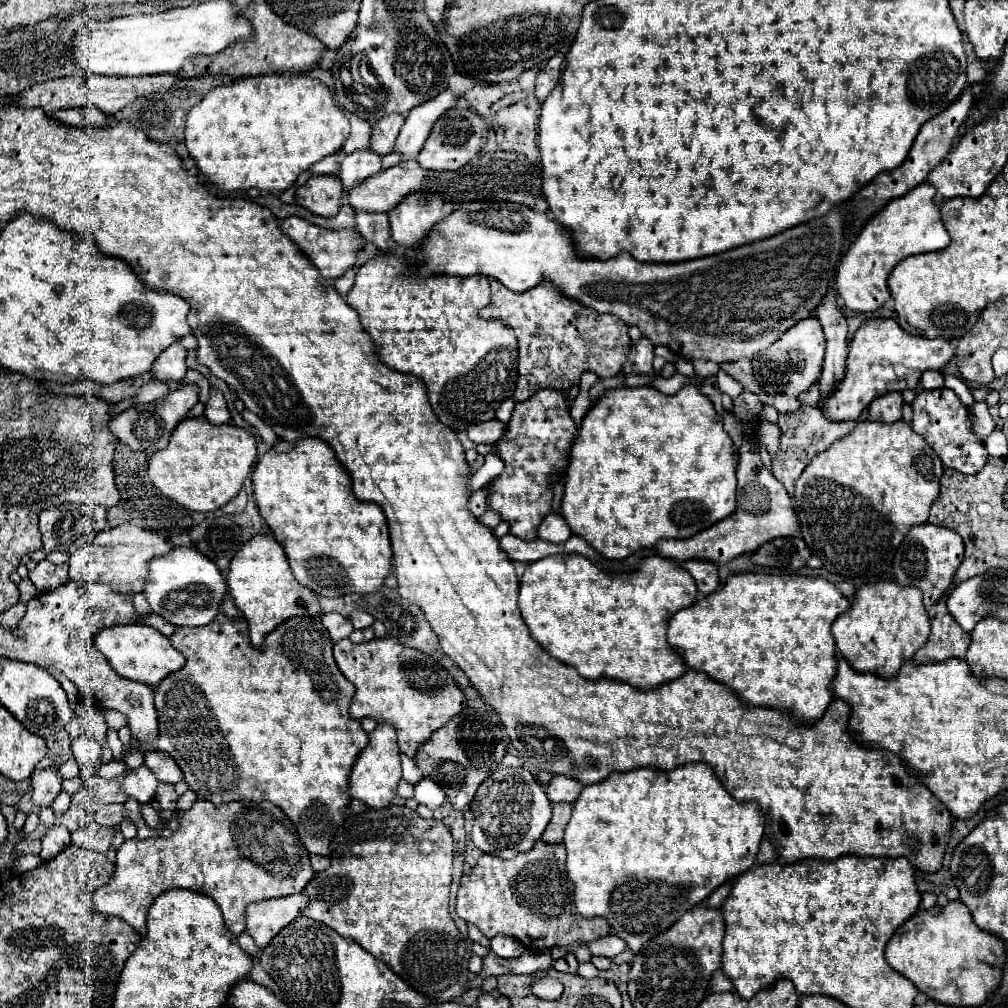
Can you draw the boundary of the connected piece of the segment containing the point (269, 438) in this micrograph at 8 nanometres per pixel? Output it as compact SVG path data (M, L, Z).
M244 410L244 412L242 412L242 418L258 430L258 434L260 434L260 438L262 438L264 442L274 444L274 442L278 440L278 438L276 438L276 434L274 434L274 430L272 430L264 420L260 420L256 414L252 414L250 410Z

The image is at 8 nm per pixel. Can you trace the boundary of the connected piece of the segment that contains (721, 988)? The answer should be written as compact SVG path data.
M716 970L714 976L712 976L712 982L710 982L710 990L712 992L732 992L732 982L730 978L724 974L724 970Z

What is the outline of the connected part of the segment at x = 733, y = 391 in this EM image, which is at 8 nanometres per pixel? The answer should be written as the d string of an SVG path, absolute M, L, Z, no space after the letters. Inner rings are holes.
M720 370L716 374L716 382L718 382L718 390L724 392L724 394L728 394L730 398L740 396L740 392L742 392L742 384L738 380L734 380L730 374L726 374L724 370Z

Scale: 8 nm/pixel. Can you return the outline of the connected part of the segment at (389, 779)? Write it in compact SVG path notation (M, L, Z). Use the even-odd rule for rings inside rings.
M380 722L370 732L370 742L354 764L354 770L350 776L350 796L366 802L370 808L386 808L396 796L396 786L400 778L402 778L402 768L400 768L400 748L396 742L396 732L392 724Z

